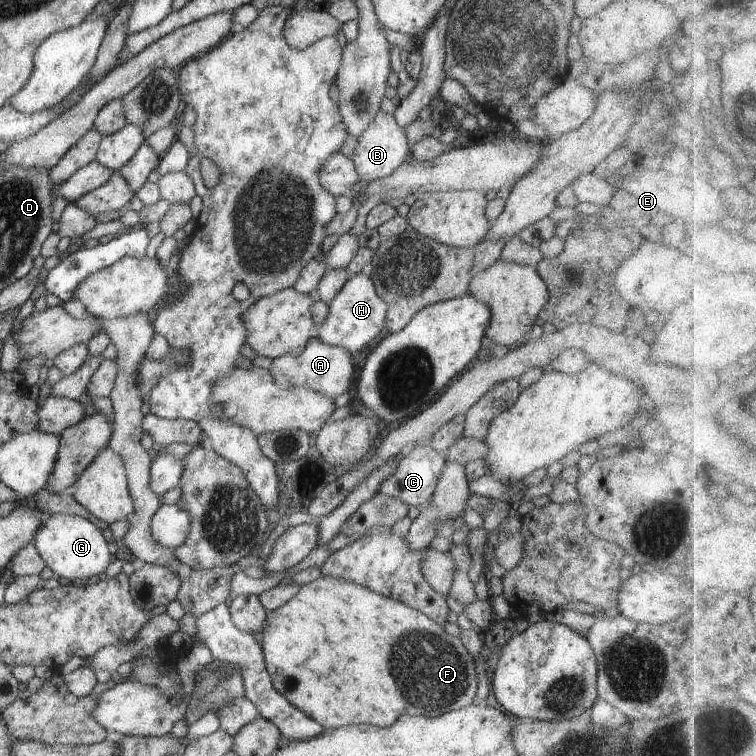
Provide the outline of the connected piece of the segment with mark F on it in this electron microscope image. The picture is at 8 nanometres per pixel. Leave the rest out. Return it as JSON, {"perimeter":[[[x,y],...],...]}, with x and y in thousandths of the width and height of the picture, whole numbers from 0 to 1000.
{"perimeter":[[[423,763],[399,774],[397,782],[369,804],[354,810],[347,833],[345,856],[351,865],[351,882],[357,893],[361,909],[384,931],[414,950],[431,964],[448,964],[463,959],[495,959],[499,962],[519,960],[532,946],[552,948],[578,948],[595,940],[618,937],[626,933],[632,911],[632,894],[628,885],[630,872],[619,864],[611,848],[587,835],[587,829],[569,820],[560,810],[548,807],[520,791],[501,787],[484,776],[439,763]]]}

